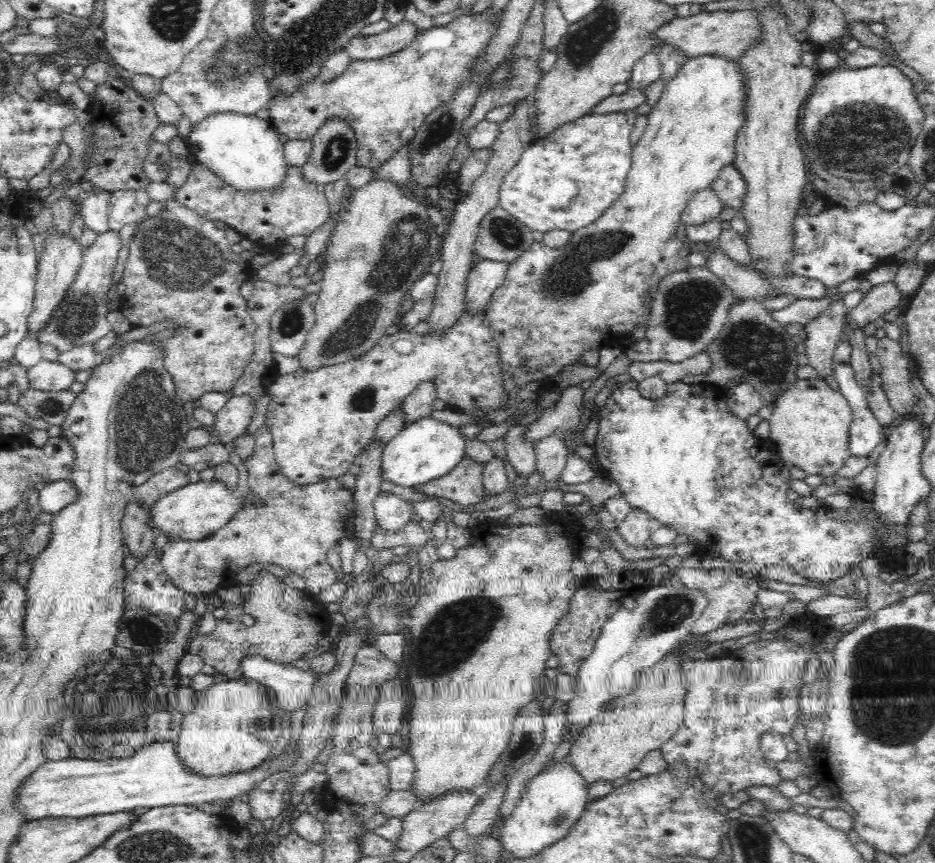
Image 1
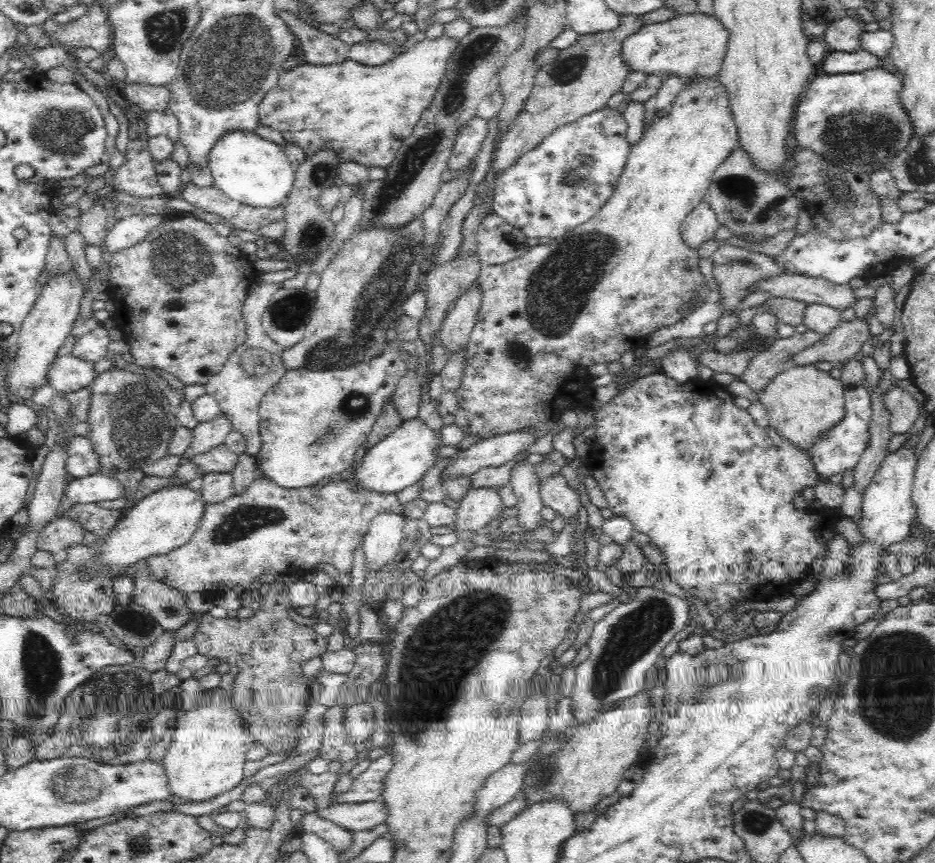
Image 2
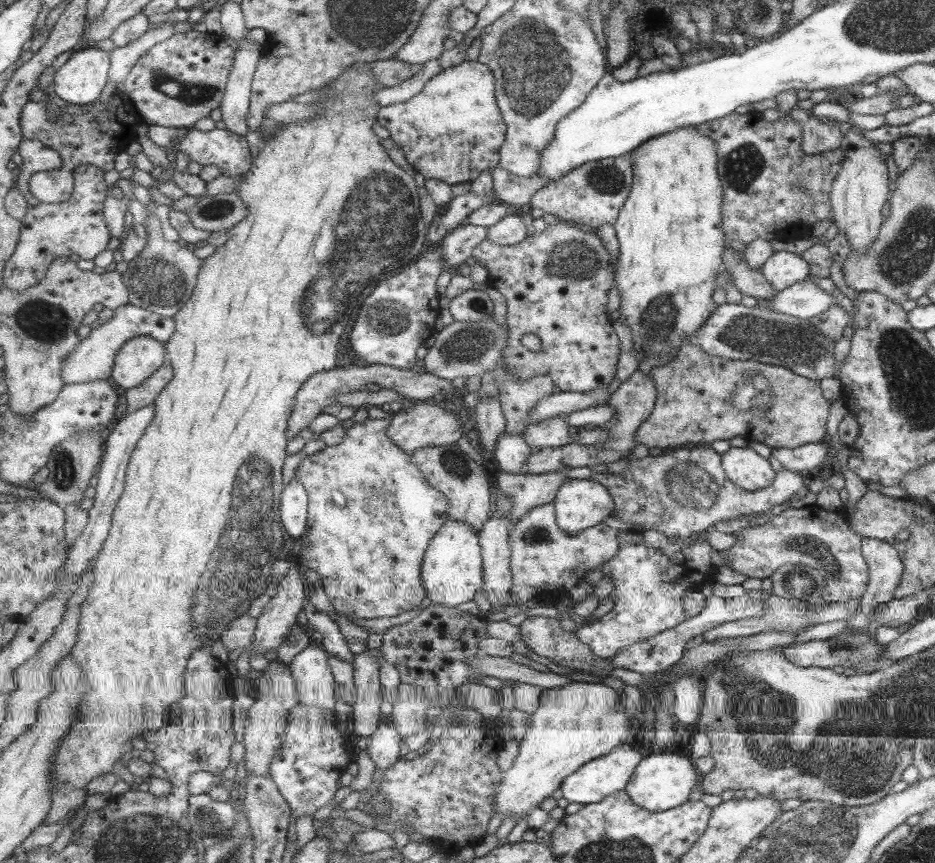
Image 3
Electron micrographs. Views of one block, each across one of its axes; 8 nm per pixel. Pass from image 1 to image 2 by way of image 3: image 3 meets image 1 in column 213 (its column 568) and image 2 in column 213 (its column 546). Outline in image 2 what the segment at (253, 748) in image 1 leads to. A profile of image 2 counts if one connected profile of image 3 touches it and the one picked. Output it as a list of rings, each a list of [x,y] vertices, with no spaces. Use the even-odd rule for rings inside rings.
[[[217,687],[208,691],[208,697],[207,706],[185,711],[183,715],[177,718],[174,737],[168,748],[168,754],[163,760],[169,790],[178,794],[178,798],[184,798],[186,802],[212,800],[214,796],[228,792],[234,786],[238,786],[244,778],[245,765],[249,761],[247,753],[251,747],[256,745],[256,739],[249,736],[245,730],[244,719],[233,707],[232,690],[226,691]]]

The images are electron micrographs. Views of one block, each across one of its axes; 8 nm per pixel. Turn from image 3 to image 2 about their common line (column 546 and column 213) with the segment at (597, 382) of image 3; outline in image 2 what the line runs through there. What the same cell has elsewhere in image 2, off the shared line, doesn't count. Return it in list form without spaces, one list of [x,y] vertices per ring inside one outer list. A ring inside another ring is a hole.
[[[190,212],[167,217],[154,230],[148,230],[136,246],[114,253],[108,271],[108,293],[115,304],[110,318],[123,333],[123,340],[130,344],[133,364],[156,366],[186,386],[206,384],[218,374],[230,355],[247,339],[242,307],[249,286],[258,276],[252,259],[248,247],[232,247],[212,224]]]

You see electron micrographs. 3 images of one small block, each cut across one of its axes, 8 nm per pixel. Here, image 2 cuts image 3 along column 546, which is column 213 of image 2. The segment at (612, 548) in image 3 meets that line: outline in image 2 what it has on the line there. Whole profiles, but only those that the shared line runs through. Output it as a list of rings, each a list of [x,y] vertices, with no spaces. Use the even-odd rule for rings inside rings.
[[[256,474],[250,486],[240,494],[207,506],[196,532],[186,544],[166,554],[148,557],[147,563],[151,573],[171,589],[202,594],[223,593],[226,588],[247,588],[250,592],[260,584],[260,576],[264,576],[264,572],[303,576],[312,572],[312,568],[316,568],[320,562],[328,562],[342,575],[346,575],[352,568],[352,552],[369,531],[371,520],[382,511],[402,513],[402,506],[397,493],[357,491],[347,480],[338,479],[318,487],[313,485],[288,489],[278,486],[267,476]]]

